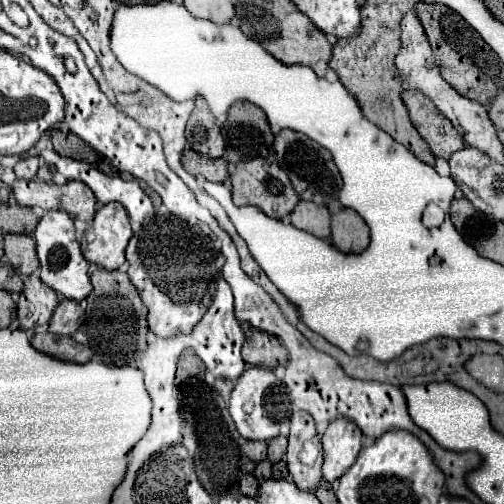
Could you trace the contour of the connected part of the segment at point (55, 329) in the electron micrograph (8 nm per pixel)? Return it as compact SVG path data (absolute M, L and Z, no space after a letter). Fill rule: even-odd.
M61 299L49 321L49 331L55 335L73 335L79 327L81 315L83 315L83 309L77 301Z

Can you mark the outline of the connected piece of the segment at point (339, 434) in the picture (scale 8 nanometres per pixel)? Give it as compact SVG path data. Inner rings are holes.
M339 417L329 423L325 433L321 435L321 447L323 447L323 477L333 483L351 467L355 457L361 451L361 429Z

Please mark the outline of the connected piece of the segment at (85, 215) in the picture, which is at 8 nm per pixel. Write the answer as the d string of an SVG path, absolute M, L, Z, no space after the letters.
M17 179L13 183L13 197L19 205L25 207L41 207L67 211L73 219L91 221L95 215L95 195L93 191L79 181L67 181L63 185L45 183L39 179L23 181Z

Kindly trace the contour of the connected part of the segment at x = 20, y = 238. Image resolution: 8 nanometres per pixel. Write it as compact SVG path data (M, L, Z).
M7 233L5 235L5 257L15 267L19 275L31 275L37 267L37 255L33 249L33 239L25 233Z

